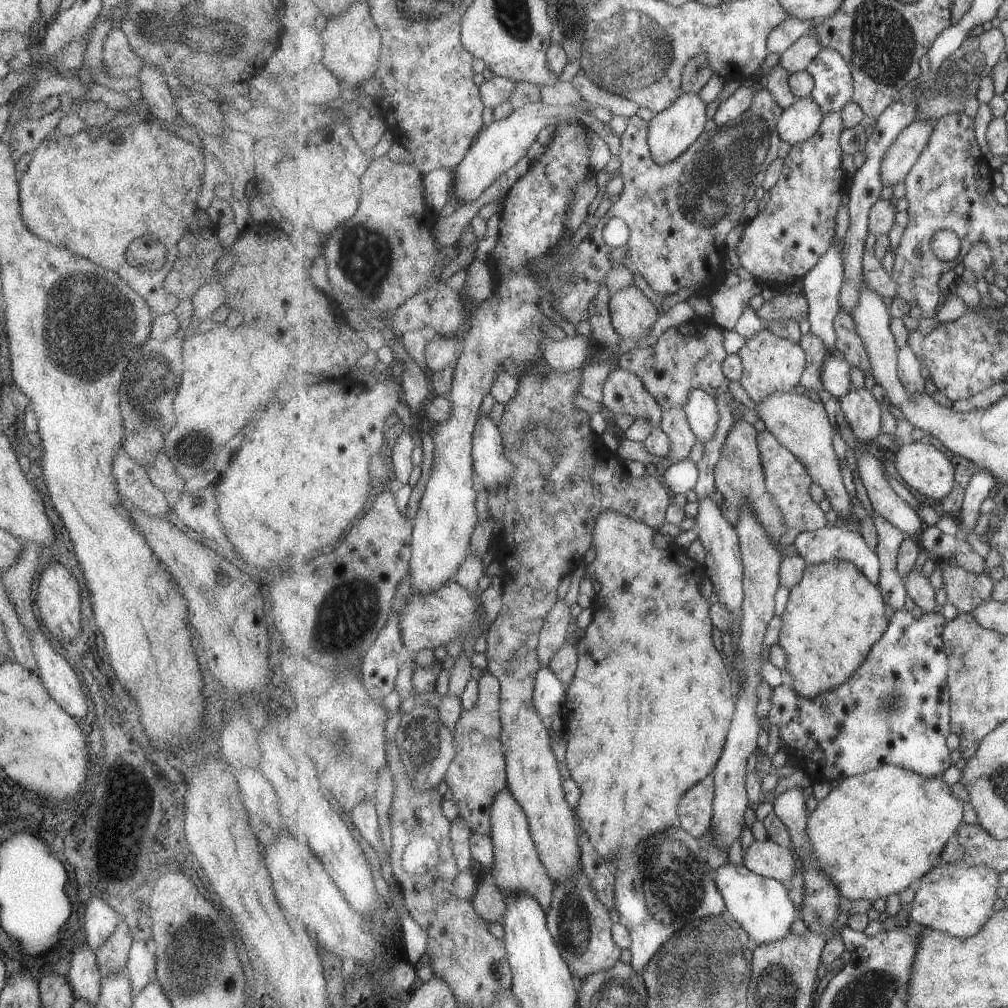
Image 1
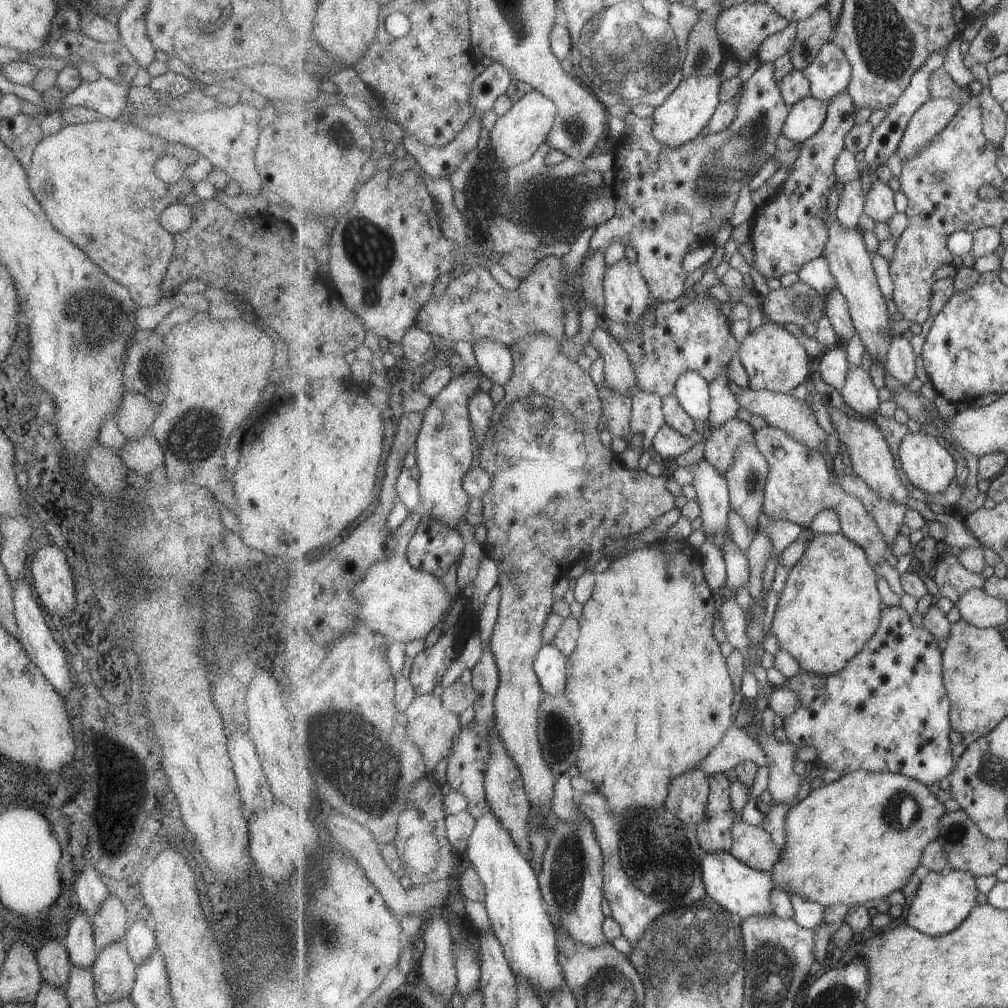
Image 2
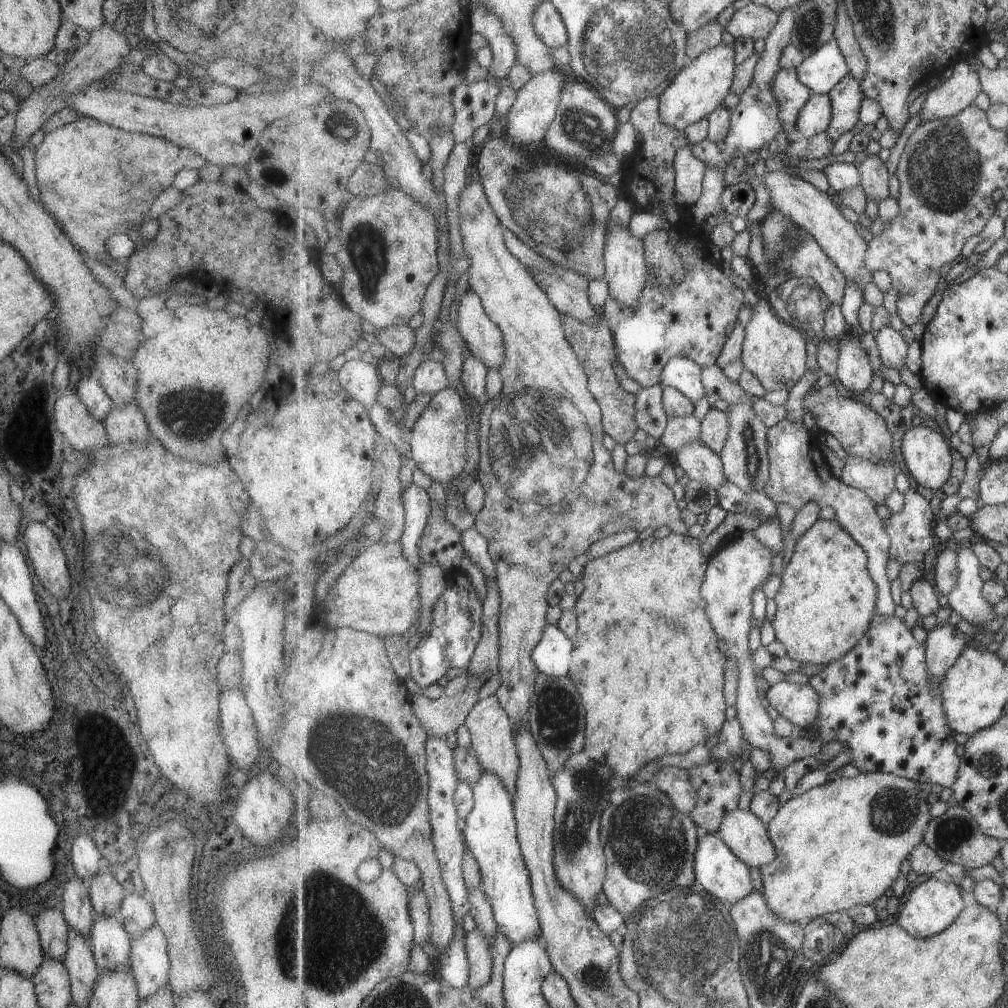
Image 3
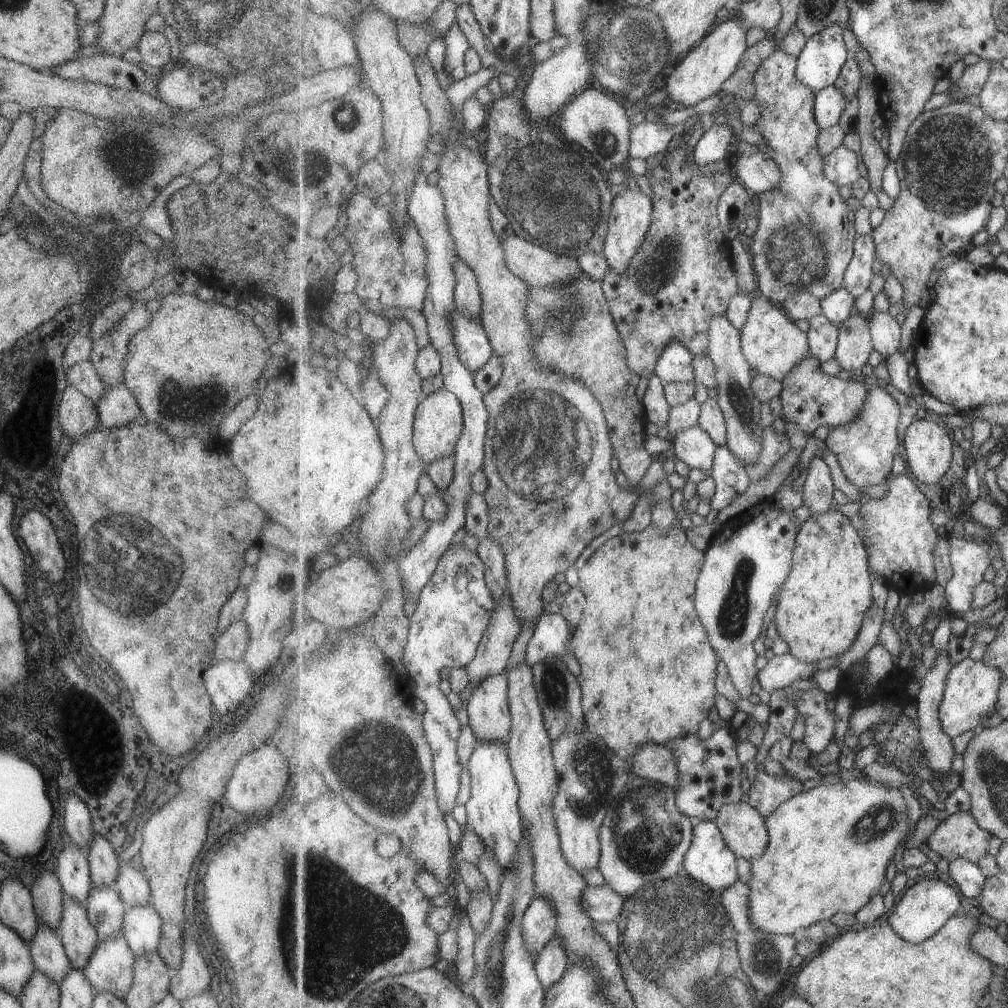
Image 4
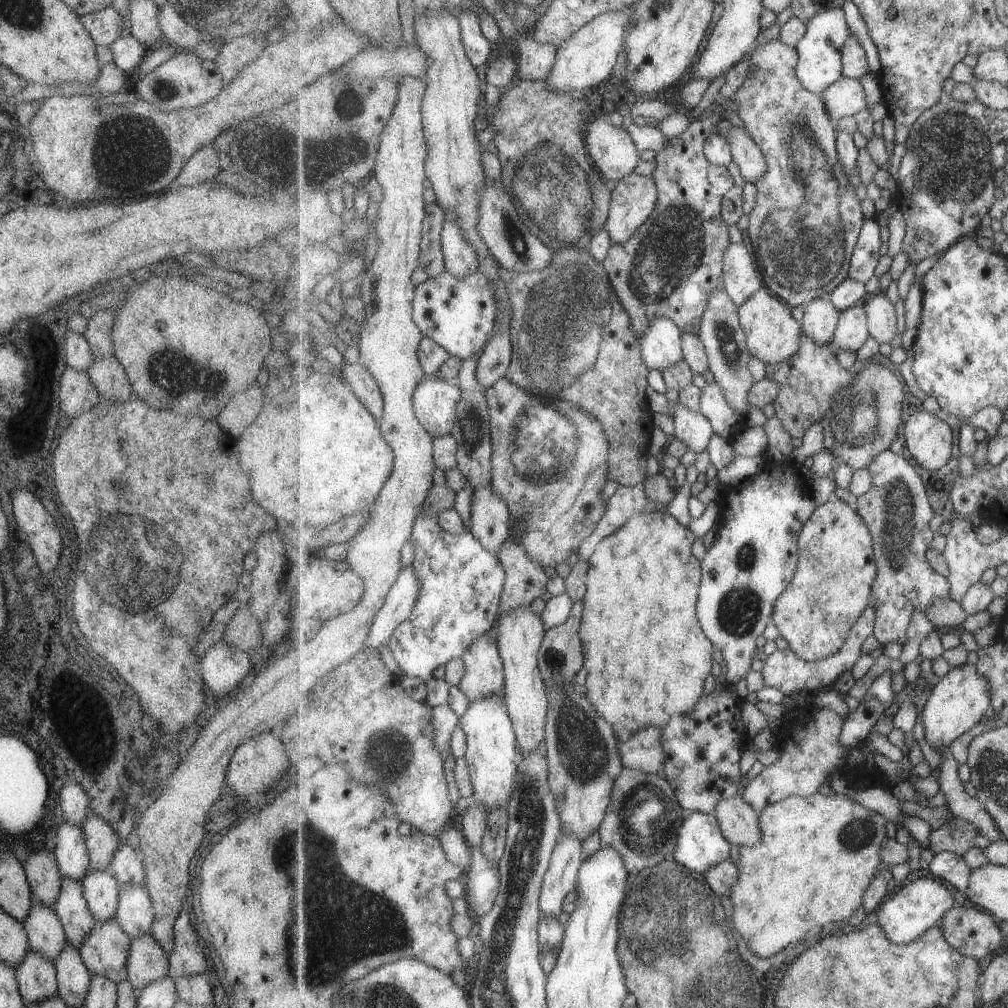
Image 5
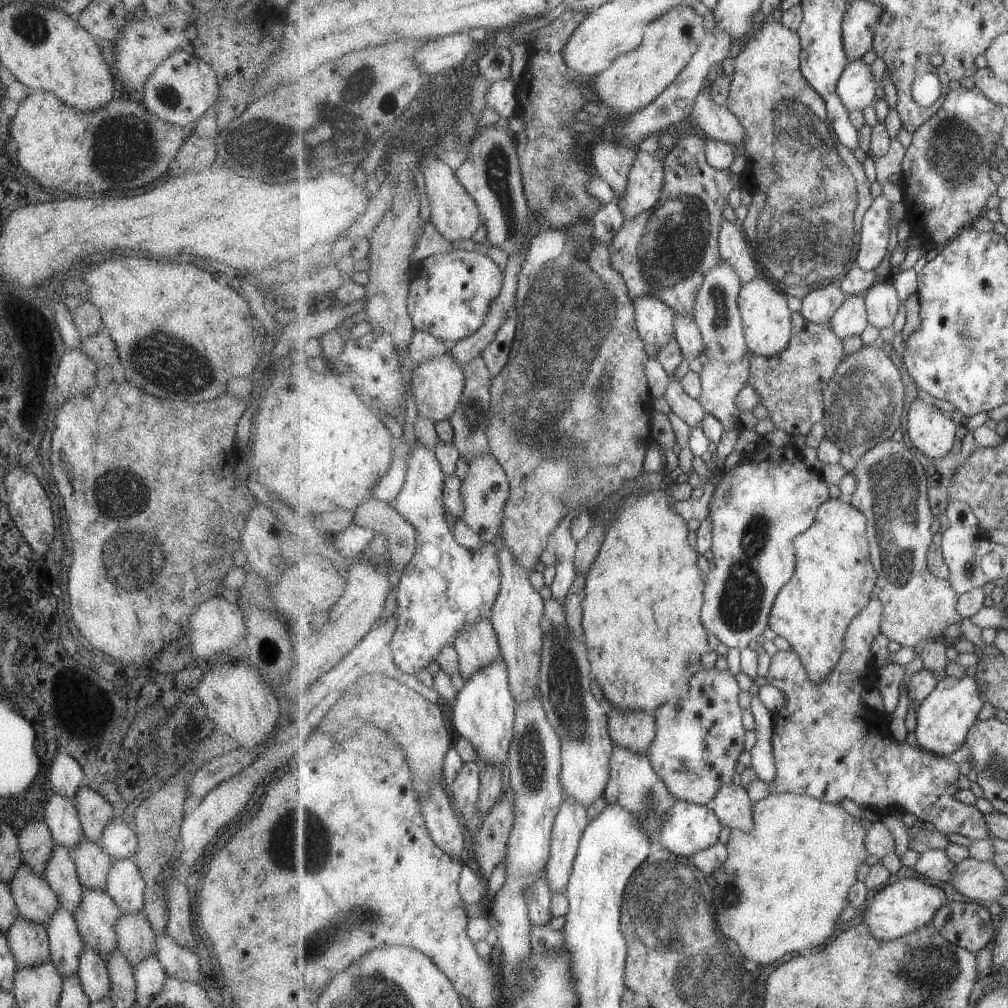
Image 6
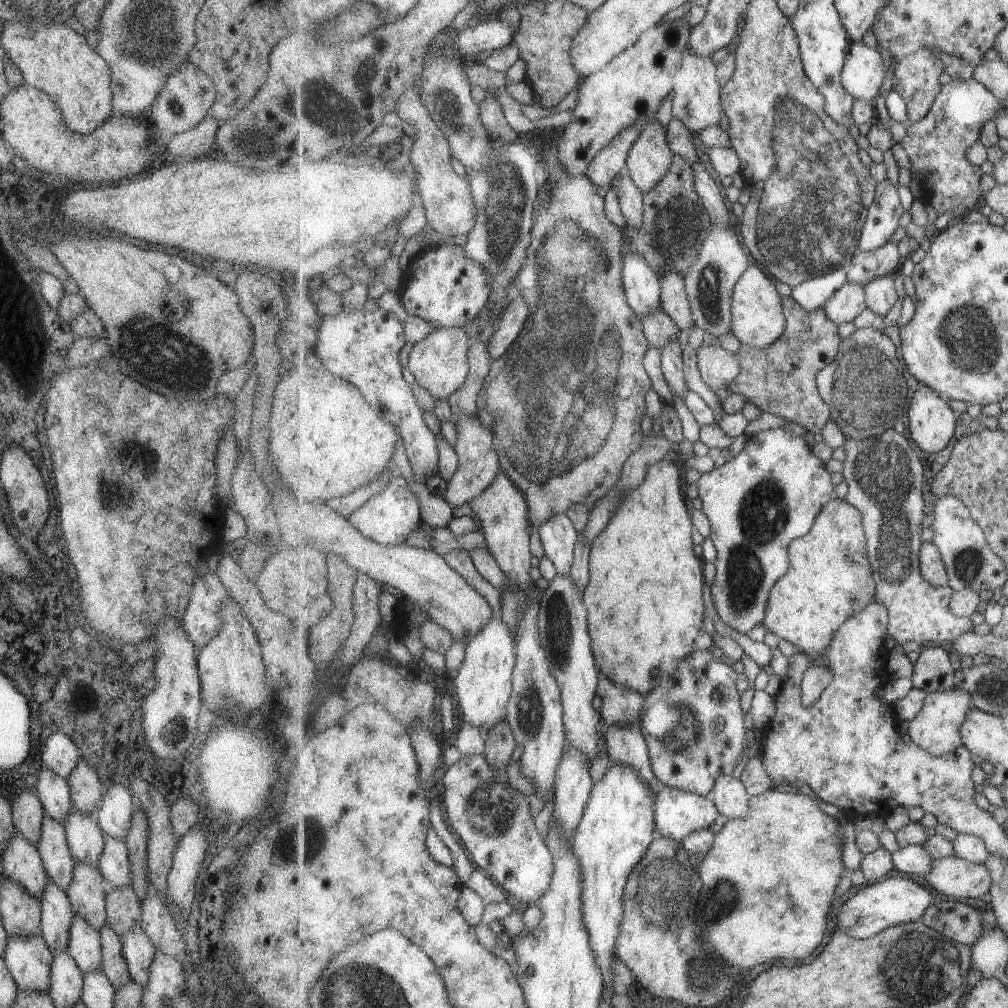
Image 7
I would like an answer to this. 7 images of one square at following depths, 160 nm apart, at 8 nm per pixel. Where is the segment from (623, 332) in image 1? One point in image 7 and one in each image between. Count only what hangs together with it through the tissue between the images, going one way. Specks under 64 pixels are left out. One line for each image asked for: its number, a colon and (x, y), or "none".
2: (628, 297)
3: (625, 257)
4: (631, 216)
5: (635, 197)
6: (647, 177)
7: (650, 158)

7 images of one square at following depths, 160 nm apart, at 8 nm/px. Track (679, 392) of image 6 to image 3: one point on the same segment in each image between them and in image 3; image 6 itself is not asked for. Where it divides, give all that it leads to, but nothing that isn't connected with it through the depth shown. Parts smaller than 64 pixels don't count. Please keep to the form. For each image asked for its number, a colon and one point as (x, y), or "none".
3: (701, 463)
4: (694, 446)
5: (694, 429)

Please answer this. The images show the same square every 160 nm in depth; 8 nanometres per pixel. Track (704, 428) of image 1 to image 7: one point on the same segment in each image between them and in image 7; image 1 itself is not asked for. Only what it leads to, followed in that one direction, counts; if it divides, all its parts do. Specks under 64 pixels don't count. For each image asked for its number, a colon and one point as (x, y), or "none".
2: (693, 391)
3: (684, 374)
4: (676, 365)
5: (662, 347)
6: (655, 319)
7: (643, 286)

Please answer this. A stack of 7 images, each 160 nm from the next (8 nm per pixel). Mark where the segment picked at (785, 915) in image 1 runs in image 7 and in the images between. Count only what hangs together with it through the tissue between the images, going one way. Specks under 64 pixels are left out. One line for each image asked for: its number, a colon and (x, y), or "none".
2: (730, 883)
3: (719, 870)
4: (710, 860)
5: (701, 845)
6: (690, 828)
7: (678, 813)

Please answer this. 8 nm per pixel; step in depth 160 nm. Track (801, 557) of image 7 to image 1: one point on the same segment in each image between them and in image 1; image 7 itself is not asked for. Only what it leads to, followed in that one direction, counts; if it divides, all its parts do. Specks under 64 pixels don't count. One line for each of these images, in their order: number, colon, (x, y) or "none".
1: (835, 615)
2: (831, 607)
3: (827, 600)
4: (822, 605)
5: (836, 570)
6: (835, 579)

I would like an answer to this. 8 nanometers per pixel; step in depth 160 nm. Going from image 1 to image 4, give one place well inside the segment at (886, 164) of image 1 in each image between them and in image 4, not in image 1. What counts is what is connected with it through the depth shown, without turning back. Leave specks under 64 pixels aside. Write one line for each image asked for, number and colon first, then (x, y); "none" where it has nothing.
2: (932, 117)
3: (958, 92)
4: (974, 78)

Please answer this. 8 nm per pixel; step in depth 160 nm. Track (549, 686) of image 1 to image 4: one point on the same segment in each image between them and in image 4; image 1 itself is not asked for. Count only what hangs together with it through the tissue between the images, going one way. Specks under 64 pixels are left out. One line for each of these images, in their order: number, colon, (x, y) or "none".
2: (551, 665)
3: (552, 655)
4: (551, 638)

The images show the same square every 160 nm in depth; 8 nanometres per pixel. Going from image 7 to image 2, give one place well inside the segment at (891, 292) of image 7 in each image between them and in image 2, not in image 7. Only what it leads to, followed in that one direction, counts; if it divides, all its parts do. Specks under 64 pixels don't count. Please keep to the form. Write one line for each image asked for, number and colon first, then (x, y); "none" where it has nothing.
2: (901, 357)
3: (893, 350)
4: (886, 331)
5: (882, 317)
6: (882, 299)

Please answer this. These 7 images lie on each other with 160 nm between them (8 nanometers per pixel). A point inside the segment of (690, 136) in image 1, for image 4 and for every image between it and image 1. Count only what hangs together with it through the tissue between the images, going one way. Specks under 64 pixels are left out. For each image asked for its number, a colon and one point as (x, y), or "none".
2: (681, 118)
3: (698, 91)
4: (702, 73)

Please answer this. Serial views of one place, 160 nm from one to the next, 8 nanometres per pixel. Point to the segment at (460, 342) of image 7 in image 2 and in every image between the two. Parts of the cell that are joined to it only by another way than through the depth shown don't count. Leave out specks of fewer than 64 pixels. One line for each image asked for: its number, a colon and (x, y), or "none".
2: (444, 450)
3: (438, 445)
4: (439, 423)
5: (436, 400)
6: (438, 385)

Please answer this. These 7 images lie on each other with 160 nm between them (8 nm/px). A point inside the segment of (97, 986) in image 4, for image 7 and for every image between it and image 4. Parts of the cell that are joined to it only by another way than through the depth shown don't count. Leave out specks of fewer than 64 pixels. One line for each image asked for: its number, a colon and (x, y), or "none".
5: (104, 950)
6: (95, 919)
7: (86, 892)

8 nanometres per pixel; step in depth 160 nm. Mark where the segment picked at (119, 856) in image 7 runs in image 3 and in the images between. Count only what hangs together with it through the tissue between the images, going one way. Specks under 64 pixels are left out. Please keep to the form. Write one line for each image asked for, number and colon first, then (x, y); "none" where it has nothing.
3: (148, 960)
4: (141, 927)
5: (134, 914)
6: (124, 884)

